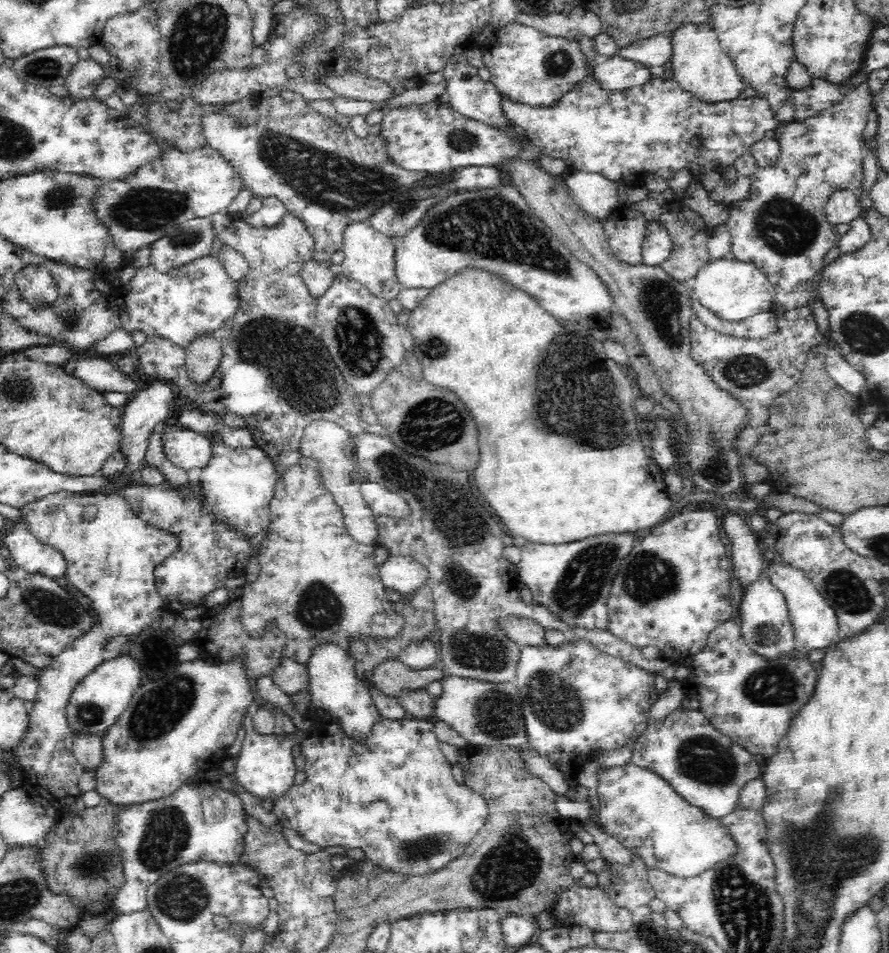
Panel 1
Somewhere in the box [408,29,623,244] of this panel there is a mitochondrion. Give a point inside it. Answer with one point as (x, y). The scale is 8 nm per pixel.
(557, 63)

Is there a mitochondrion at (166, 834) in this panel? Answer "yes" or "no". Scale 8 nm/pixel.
yes

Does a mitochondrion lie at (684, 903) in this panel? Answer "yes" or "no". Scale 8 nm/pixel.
no

